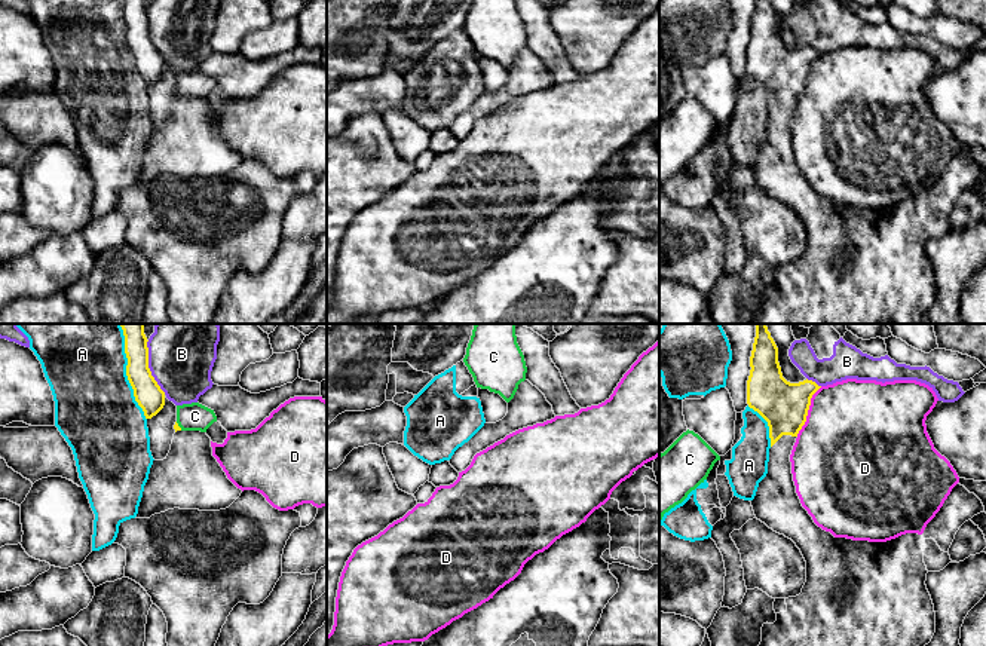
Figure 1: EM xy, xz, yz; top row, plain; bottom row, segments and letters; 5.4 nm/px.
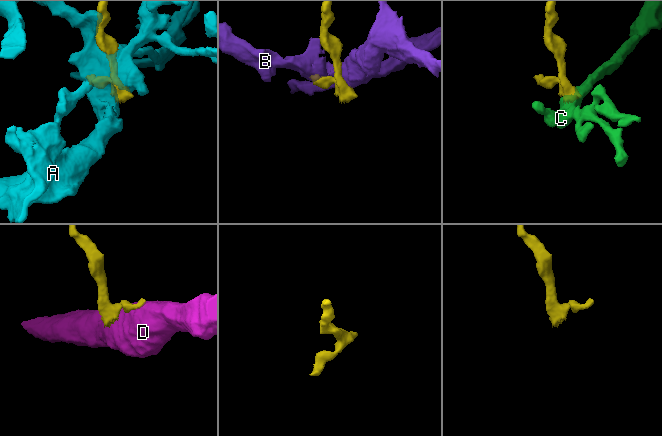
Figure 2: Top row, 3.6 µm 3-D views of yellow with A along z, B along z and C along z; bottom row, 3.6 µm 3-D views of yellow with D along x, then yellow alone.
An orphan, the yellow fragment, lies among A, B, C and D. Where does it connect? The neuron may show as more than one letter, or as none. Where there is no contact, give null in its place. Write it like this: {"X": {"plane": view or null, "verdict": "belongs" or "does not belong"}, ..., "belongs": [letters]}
{"A": {"plane": "xy", "verdict": "does not belong"}, "B": {"plane": "xy", "verdict": "does not belong"}, "C": {"plane": "xy", "verdict": "does not belong"}, "D": {"plane": "yz", "verdict": "does not belong"}, "belongs": []}

